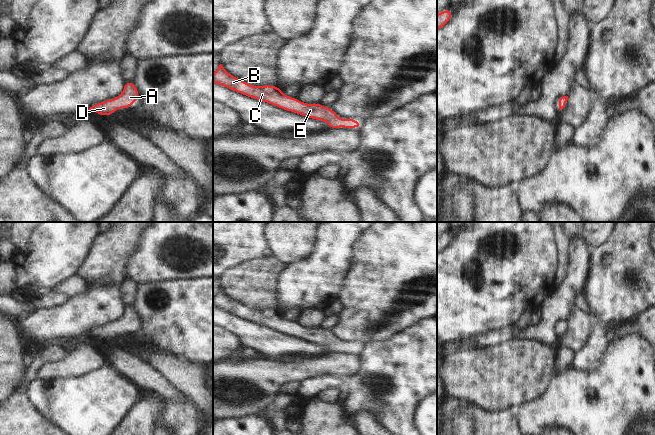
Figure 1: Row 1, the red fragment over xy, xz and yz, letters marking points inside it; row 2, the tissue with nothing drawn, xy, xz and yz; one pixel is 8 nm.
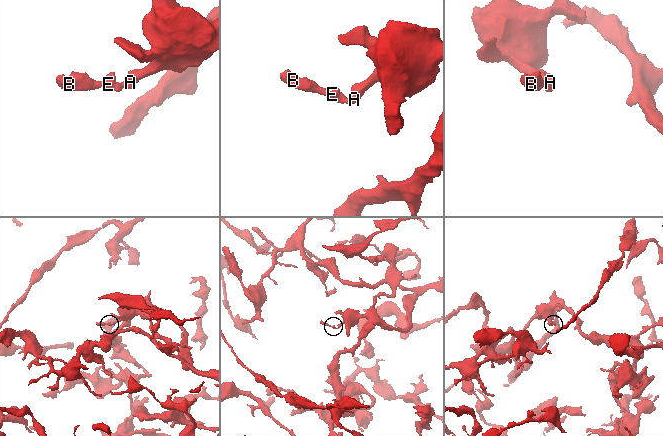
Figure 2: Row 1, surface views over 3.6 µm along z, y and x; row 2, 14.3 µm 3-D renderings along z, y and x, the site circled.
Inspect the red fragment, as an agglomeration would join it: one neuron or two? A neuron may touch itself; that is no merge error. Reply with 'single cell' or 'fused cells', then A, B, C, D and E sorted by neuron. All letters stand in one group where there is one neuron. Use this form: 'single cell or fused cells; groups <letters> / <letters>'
single cell; groups A B C D E

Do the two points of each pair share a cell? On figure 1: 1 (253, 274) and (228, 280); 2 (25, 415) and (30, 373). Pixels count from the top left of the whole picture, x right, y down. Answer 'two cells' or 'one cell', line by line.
1: one cell
2: one cell

